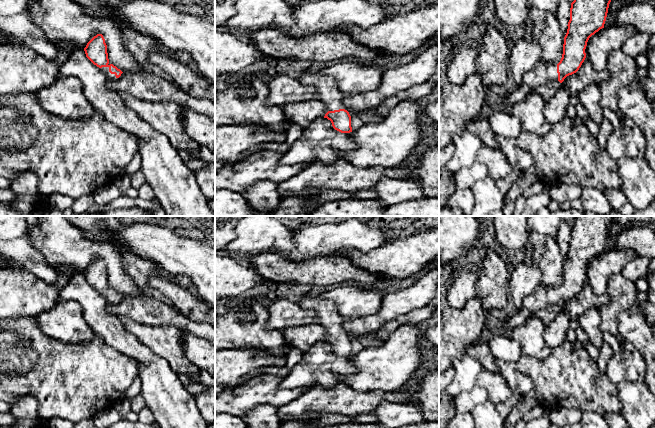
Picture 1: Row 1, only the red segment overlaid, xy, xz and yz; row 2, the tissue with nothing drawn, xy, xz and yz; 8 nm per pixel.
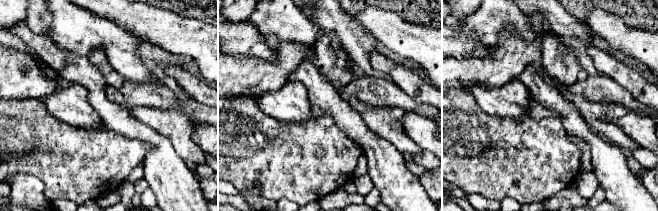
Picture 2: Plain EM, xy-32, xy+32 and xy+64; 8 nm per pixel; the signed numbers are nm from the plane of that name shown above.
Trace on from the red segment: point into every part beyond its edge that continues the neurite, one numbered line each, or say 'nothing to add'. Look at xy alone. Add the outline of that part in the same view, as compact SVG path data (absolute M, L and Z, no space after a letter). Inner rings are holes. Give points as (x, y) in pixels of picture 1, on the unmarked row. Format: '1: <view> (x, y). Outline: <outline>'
1: xy (110, 300). Outline: M102 291L101 293L106 298L108 304L113 305L113 304L116 304L117 303L116 300L115 300L115 298L111 298L109 296L109 291Z

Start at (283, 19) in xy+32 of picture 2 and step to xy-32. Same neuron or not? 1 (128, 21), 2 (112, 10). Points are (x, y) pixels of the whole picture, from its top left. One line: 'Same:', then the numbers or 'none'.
Same: none

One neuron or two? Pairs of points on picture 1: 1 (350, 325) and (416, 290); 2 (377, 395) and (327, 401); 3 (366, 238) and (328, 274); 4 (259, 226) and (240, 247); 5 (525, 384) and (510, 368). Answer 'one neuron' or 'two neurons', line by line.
1: one neuron
2: one neuron
3: two neurons
4: one neuron
5: one neuron

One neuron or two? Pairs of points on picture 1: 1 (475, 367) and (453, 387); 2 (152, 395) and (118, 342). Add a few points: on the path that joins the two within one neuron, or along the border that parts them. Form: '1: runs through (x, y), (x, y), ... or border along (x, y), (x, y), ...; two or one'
1: runs through (470, 372), (458, 384); one
2: runs through (154, 378), (154, 361), (147, 359), (135, 349); one

